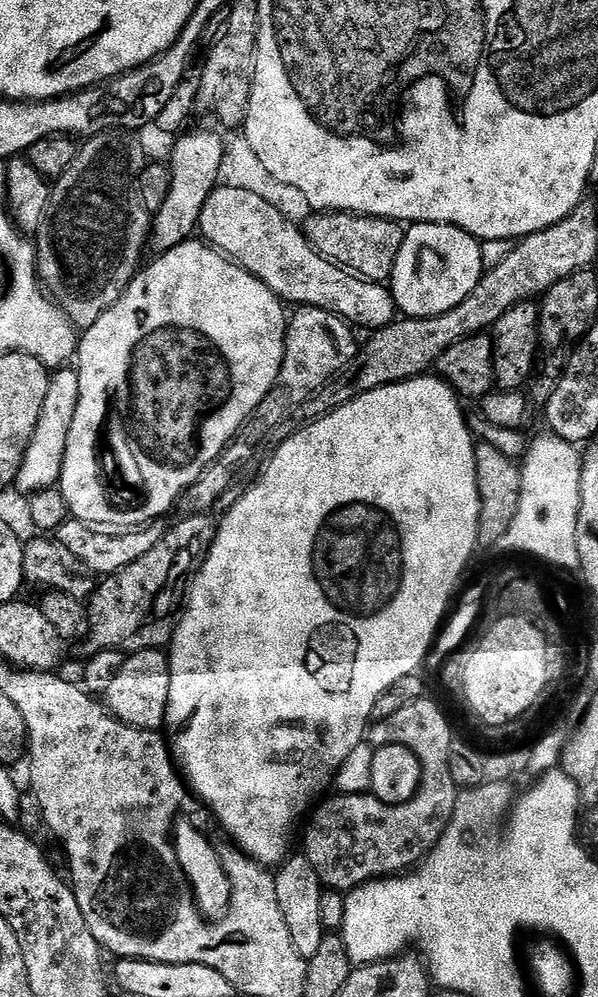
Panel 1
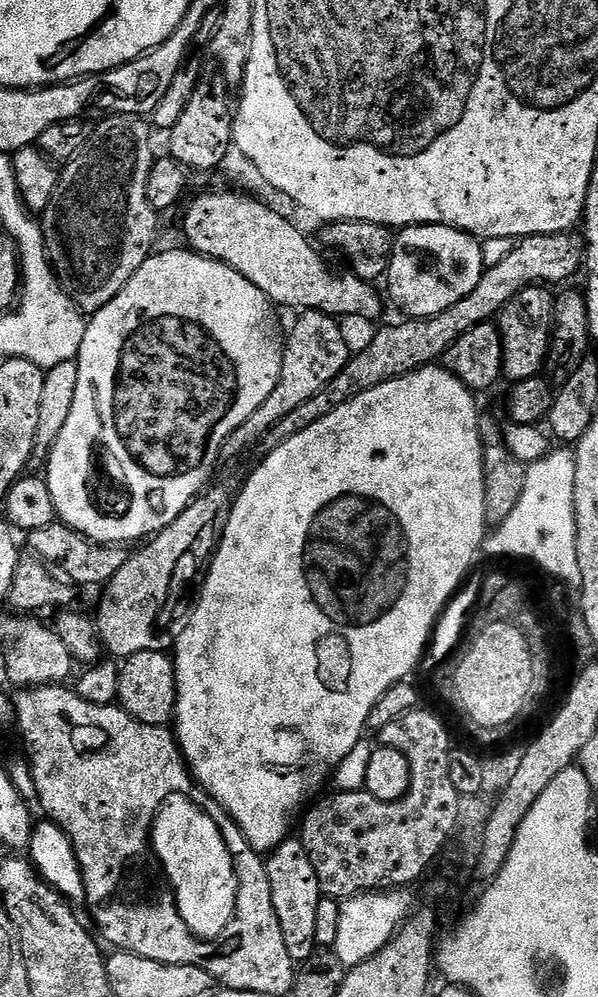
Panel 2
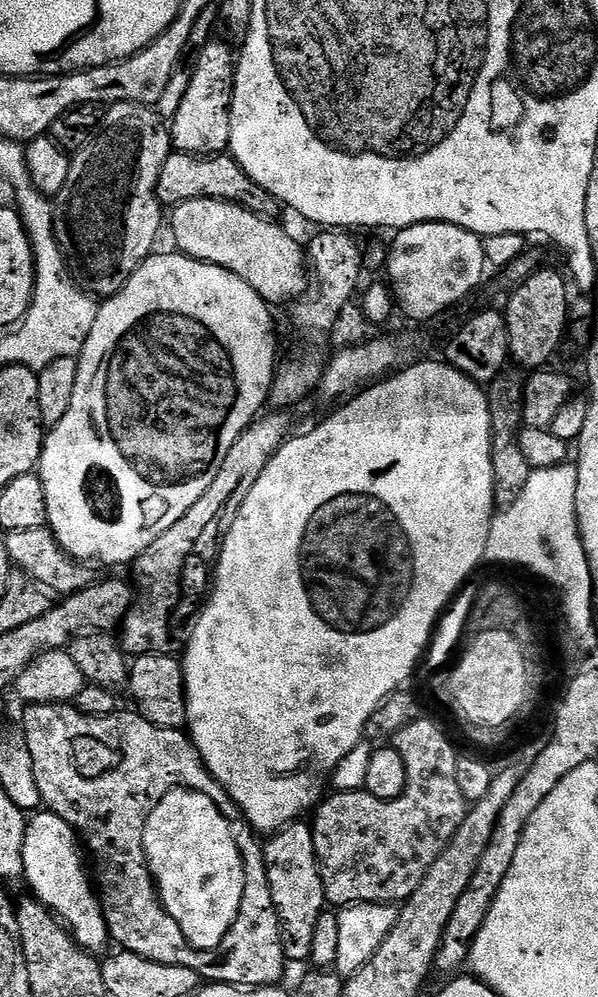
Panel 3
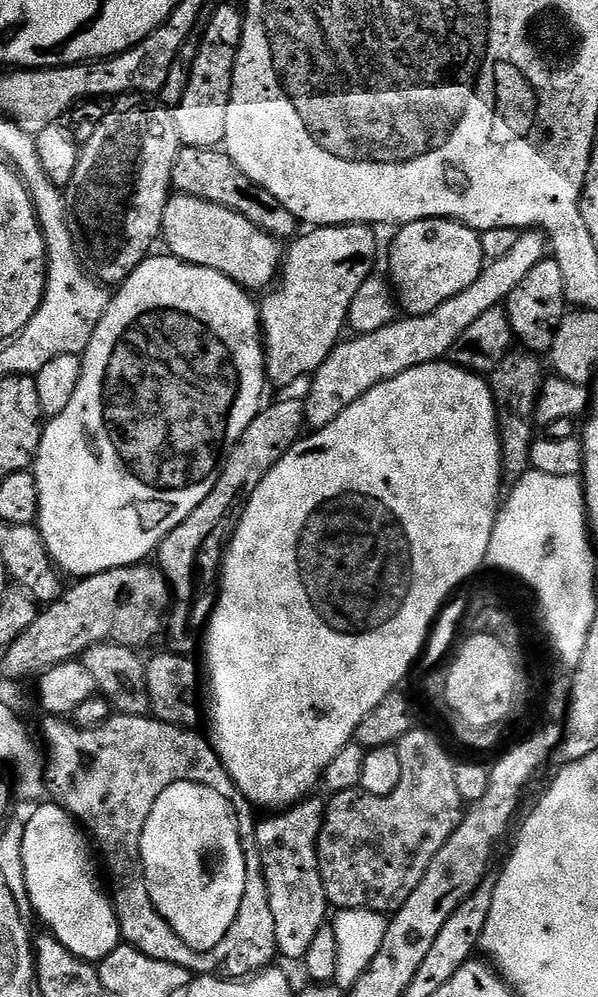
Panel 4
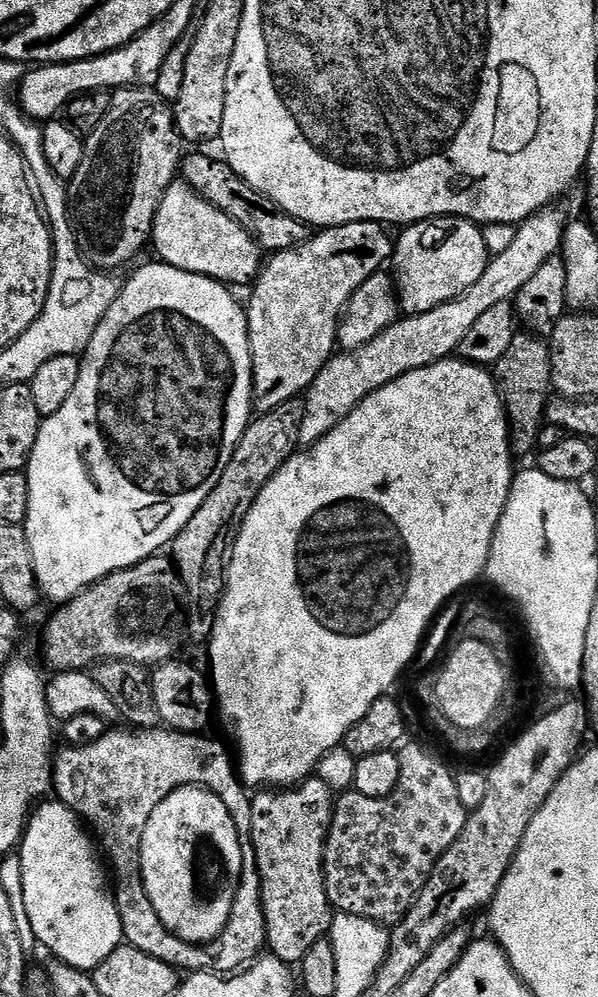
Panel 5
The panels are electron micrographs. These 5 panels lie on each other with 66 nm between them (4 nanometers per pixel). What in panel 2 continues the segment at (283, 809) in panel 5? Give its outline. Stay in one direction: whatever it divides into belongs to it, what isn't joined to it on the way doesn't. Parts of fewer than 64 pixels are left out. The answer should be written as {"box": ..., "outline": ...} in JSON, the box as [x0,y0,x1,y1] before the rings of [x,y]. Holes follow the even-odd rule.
{"box":[266,838,322,962],"outline":[[[289,838],[267,857],[266,867],[270,878],[270,894],[274,898],[274,912],[278,914],[290,958],[297,962],[306,961],[318,950],[314,938],[314,914],[322,893],[314,862],[310,862],[310,854],[306,854],[306,846],[299,838]]]}

